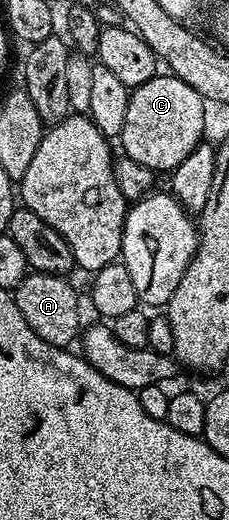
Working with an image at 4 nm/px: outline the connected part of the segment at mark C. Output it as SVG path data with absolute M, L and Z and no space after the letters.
M168 72L158 73L156 78L147 80L147 84L132 87L127 104L127 120L123 120L119 135L119 143L125 149L122 150L124 157L135 160L154 172L172 172L203 141L203 106L204 98L199 96L199 92L195 92L195 88L191 88L191 84L183 84L183 80Z

